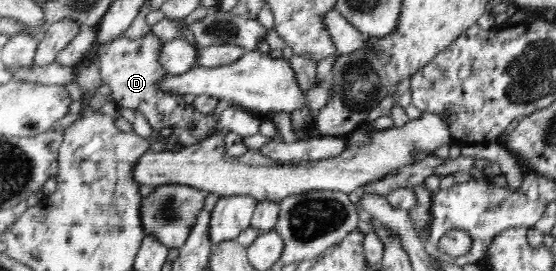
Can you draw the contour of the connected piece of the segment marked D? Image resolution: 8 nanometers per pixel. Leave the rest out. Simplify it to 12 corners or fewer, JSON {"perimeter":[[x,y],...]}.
{"perimeter":[[150,31],[99,45],[103,83],[168,143],[215,130],[180,94],[161,89],[164,41]]}

